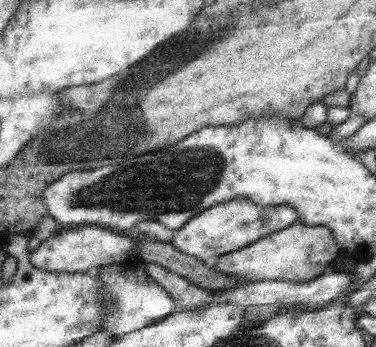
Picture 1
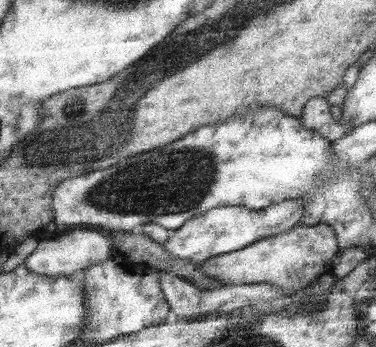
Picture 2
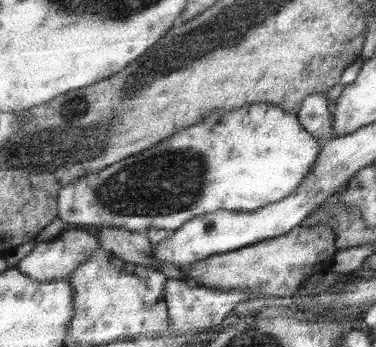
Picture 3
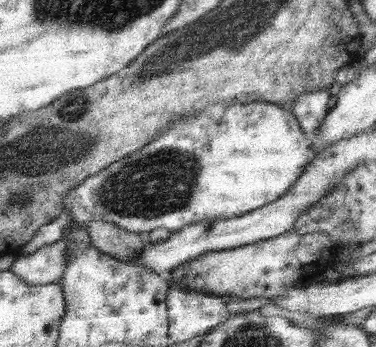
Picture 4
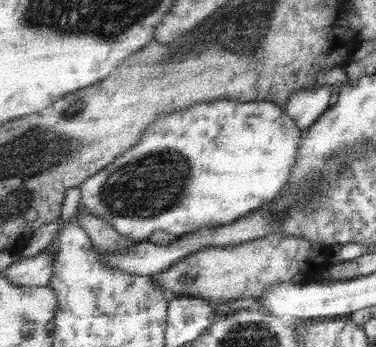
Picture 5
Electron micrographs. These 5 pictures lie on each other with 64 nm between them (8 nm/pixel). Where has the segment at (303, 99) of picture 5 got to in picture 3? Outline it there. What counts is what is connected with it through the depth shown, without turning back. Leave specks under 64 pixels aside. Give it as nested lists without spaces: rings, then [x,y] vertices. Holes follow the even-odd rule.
[[[313,94],[305,100],[301,110],[297,112],[301,118],[301,124],[309,134],[313,134],[317,140],[331,142],[333,140],[333,114],[329,108],[327,94]]]

